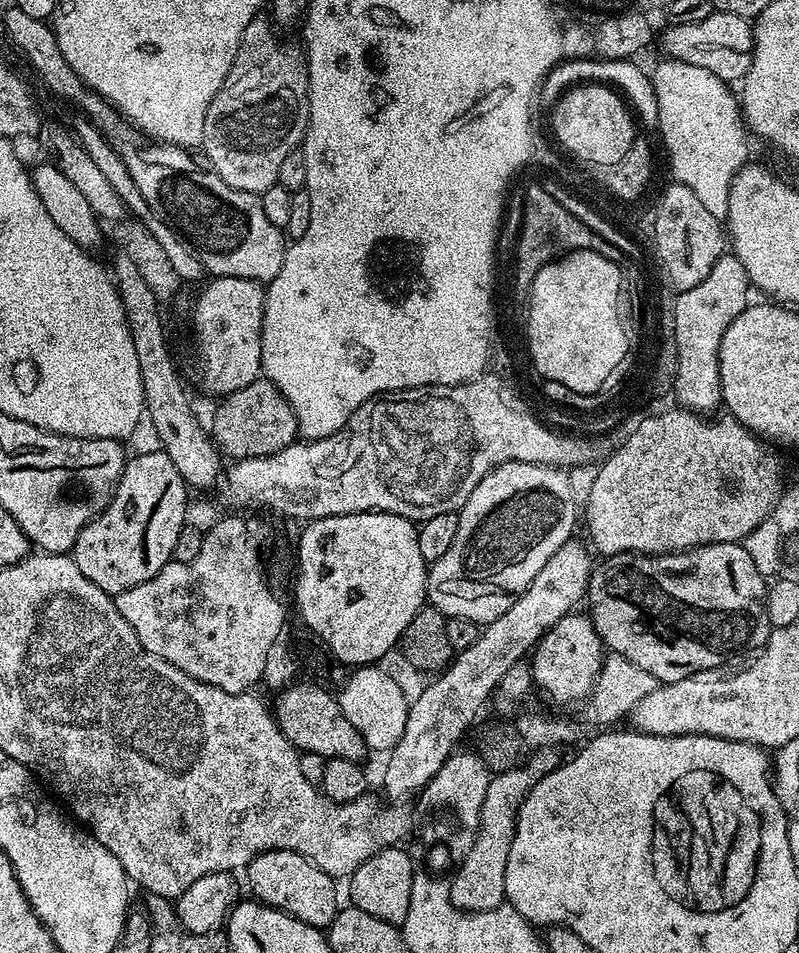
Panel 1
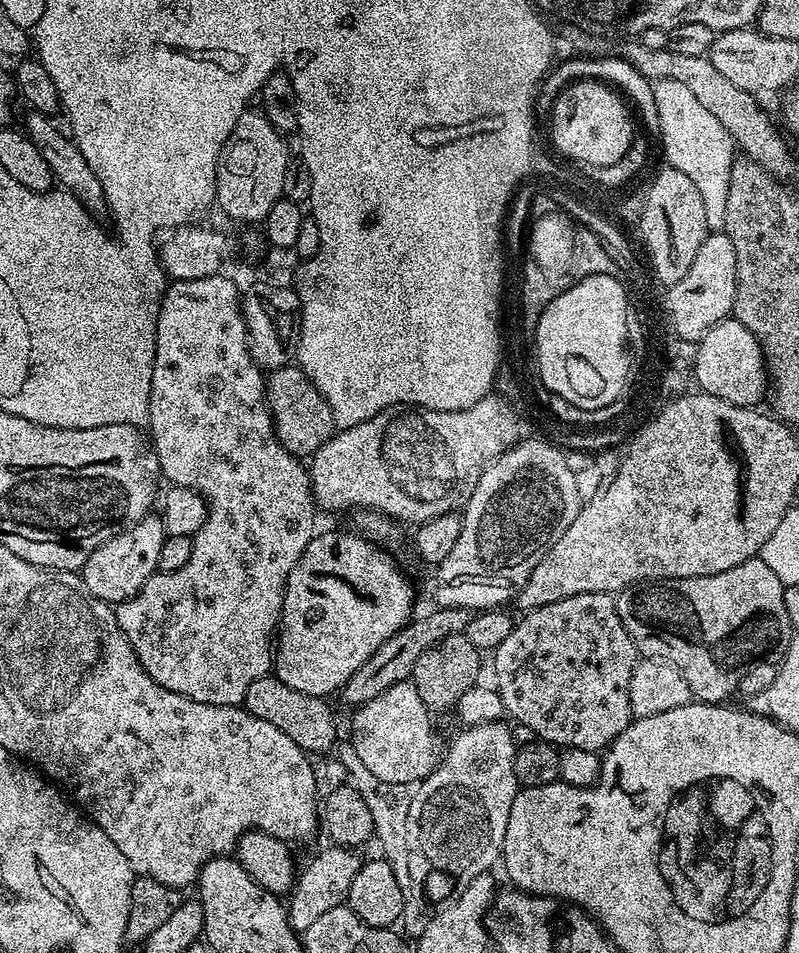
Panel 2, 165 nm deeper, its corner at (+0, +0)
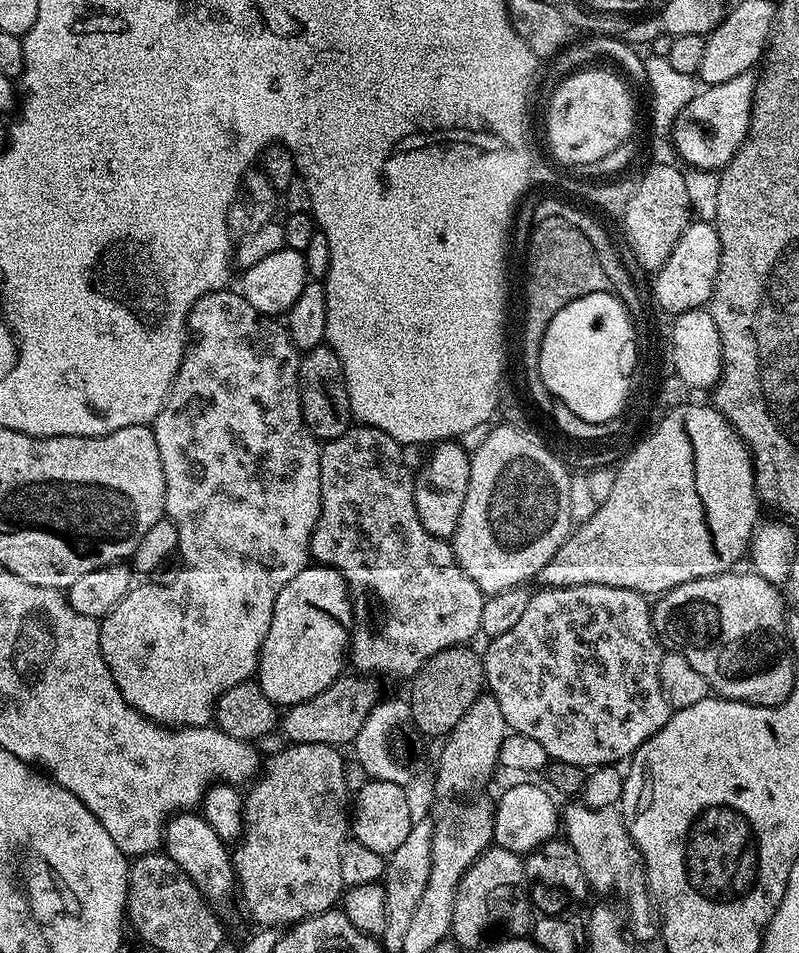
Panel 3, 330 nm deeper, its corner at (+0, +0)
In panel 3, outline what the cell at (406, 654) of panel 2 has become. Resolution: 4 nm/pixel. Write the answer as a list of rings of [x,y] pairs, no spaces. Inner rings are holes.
[[[364,674],[341,675],[322,694],[314,694],[306,702],[298,702],[287,709],[282,716],[282,732],[288,744],[335,744],[351,745],[366,722],[367,716],[378,701],[375,679]]]

